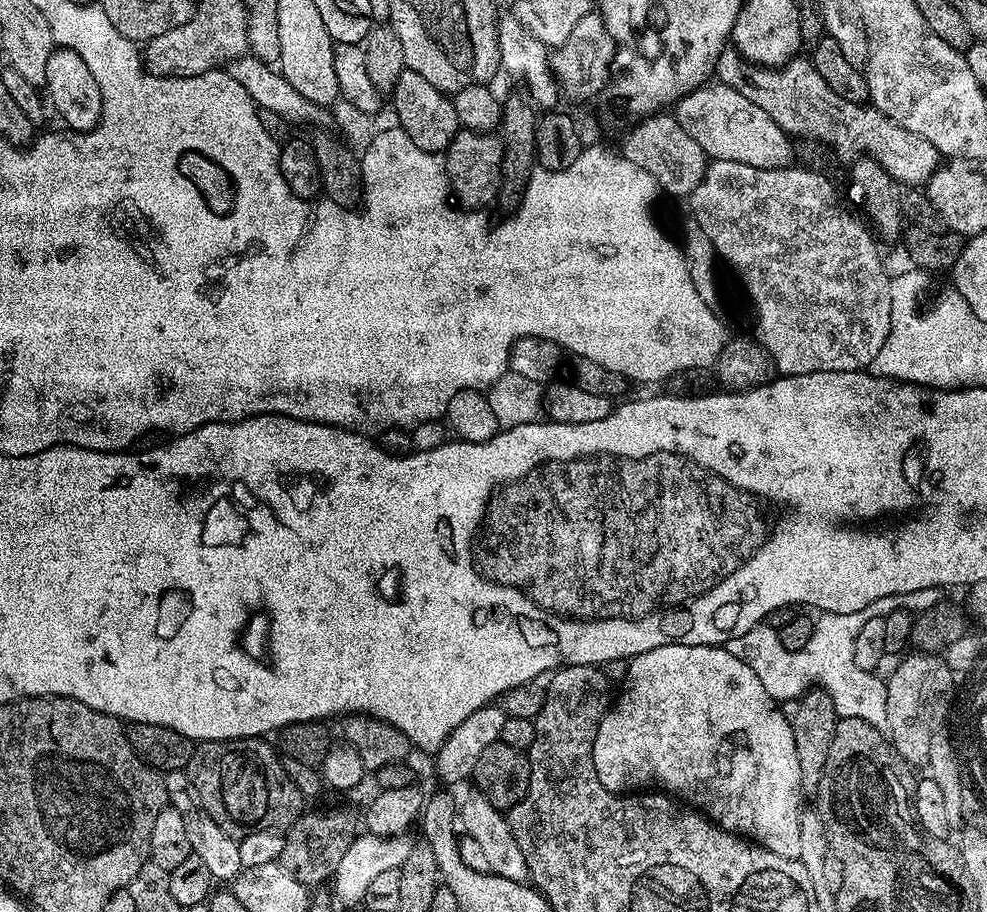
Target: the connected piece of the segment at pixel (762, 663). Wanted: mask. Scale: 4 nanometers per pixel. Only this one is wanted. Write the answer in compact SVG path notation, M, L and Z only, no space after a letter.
M903 594L886 595L852 614L821 613L819 619L813 621L810 638L798 651L784 646L777 629L763 624L756 625L751 628L752 636L748 636L748 660L752 660L750 668L774 701L792 702L817 688L827 693L834 702L839 719L862 718L866 723L879 727L885 720L886 682L873 673L856 672L853 644L862 626L866 626L871 619L886 618L900 611L902 599Z

